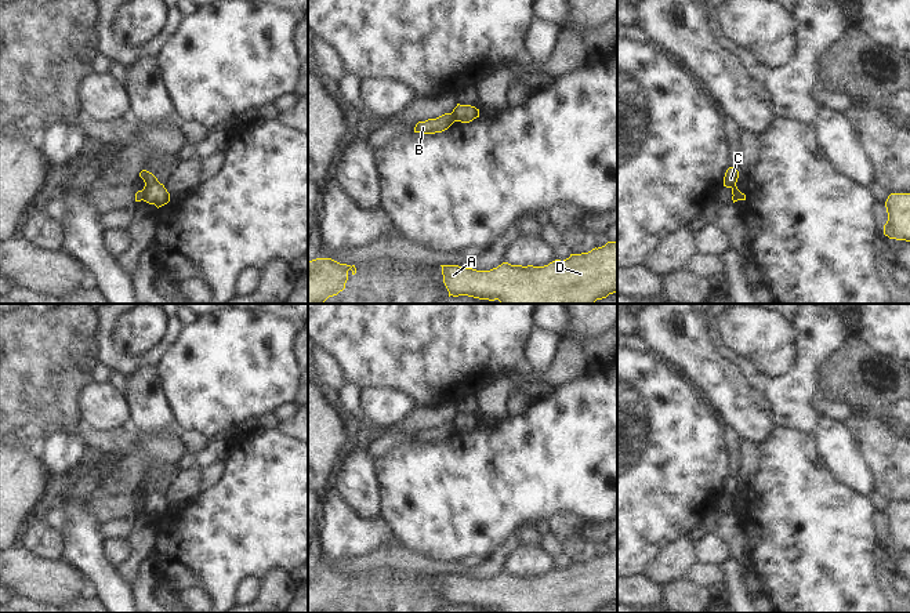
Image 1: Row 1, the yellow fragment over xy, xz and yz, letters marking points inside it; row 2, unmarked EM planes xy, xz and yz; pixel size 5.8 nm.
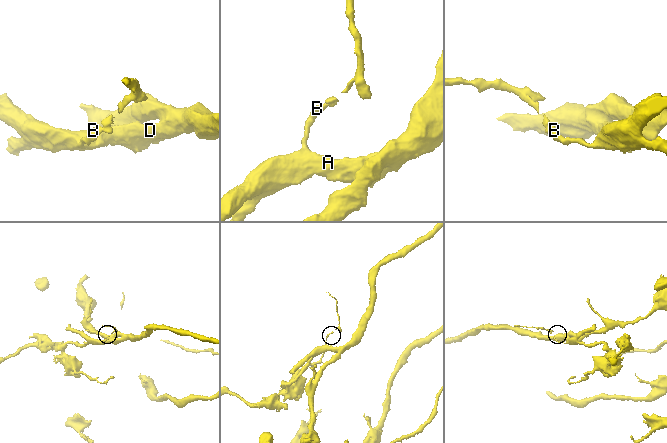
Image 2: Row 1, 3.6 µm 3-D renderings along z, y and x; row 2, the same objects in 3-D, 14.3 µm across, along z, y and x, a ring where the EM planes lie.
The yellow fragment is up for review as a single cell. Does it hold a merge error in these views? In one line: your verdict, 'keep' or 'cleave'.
cleave

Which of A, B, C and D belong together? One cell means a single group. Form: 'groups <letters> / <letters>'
groups A B D / C

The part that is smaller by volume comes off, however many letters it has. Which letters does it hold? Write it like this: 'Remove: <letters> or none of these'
Remove: C

